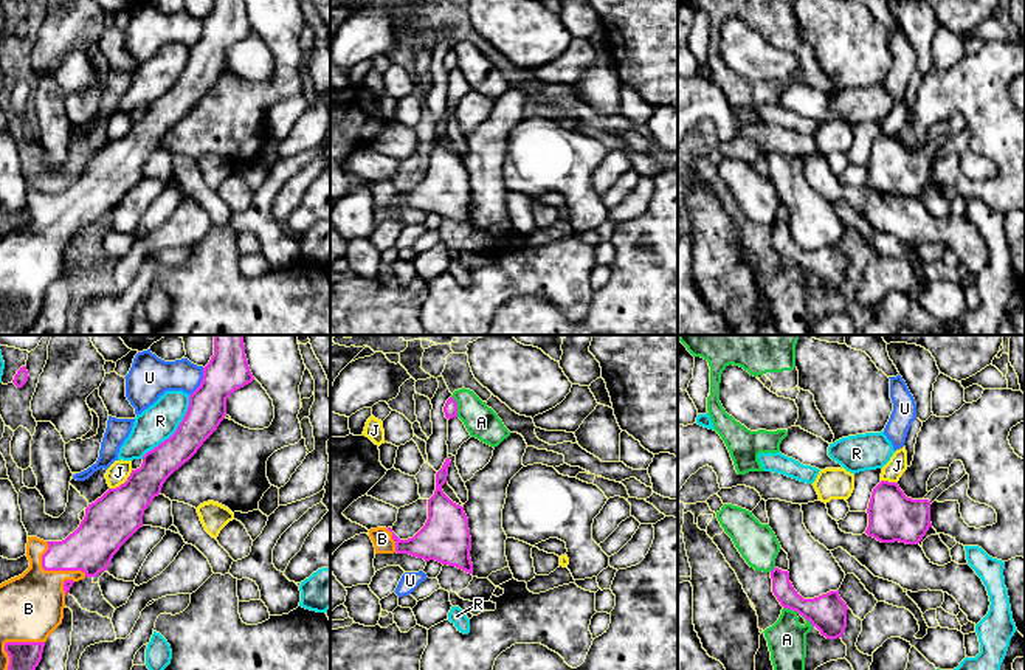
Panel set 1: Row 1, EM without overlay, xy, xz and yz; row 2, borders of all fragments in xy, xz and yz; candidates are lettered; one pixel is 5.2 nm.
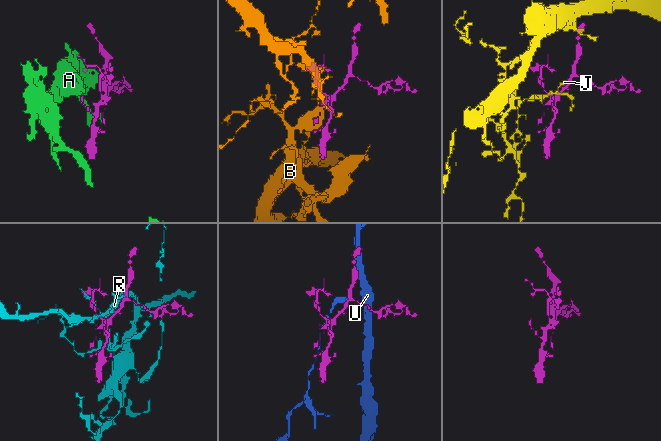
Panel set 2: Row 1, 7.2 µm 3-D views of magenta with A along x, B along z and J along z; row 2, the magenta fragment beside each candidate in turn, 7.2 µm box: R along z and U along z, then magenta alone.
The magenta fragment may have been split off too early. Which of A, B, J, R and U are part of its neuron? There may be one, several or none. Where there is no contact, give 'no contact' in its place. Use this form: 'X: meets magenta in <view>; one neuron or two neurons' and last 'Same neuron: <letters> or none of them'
A: meets magenta in xz; two neurons
B: meets magenta in xy; one neuron
J: meets magenta in xy; two neurons
R: meets magenta in xy; two neurons
U: meets magenta in xy; two neurons
Same neuron: B

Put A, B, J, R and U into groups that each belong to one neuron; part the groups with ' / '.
A / B / J / R / U

